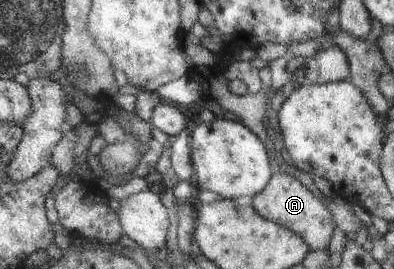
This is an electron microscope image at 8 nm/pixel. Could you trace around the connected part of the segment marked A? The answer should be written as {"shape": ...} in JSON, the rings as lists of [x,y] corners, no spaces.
{"shape":[[[277,172],[268,184],[268,188],[253,199],[253,205],[267,219],[290,228],[290,230],[296,230],[302,238],[306,238],[311,243],[312,250],[326,250],[336,234],[337,222],[333,212],[328,210],[324,201],[316,196],[300,178],[294,178],[288,172]]]}

